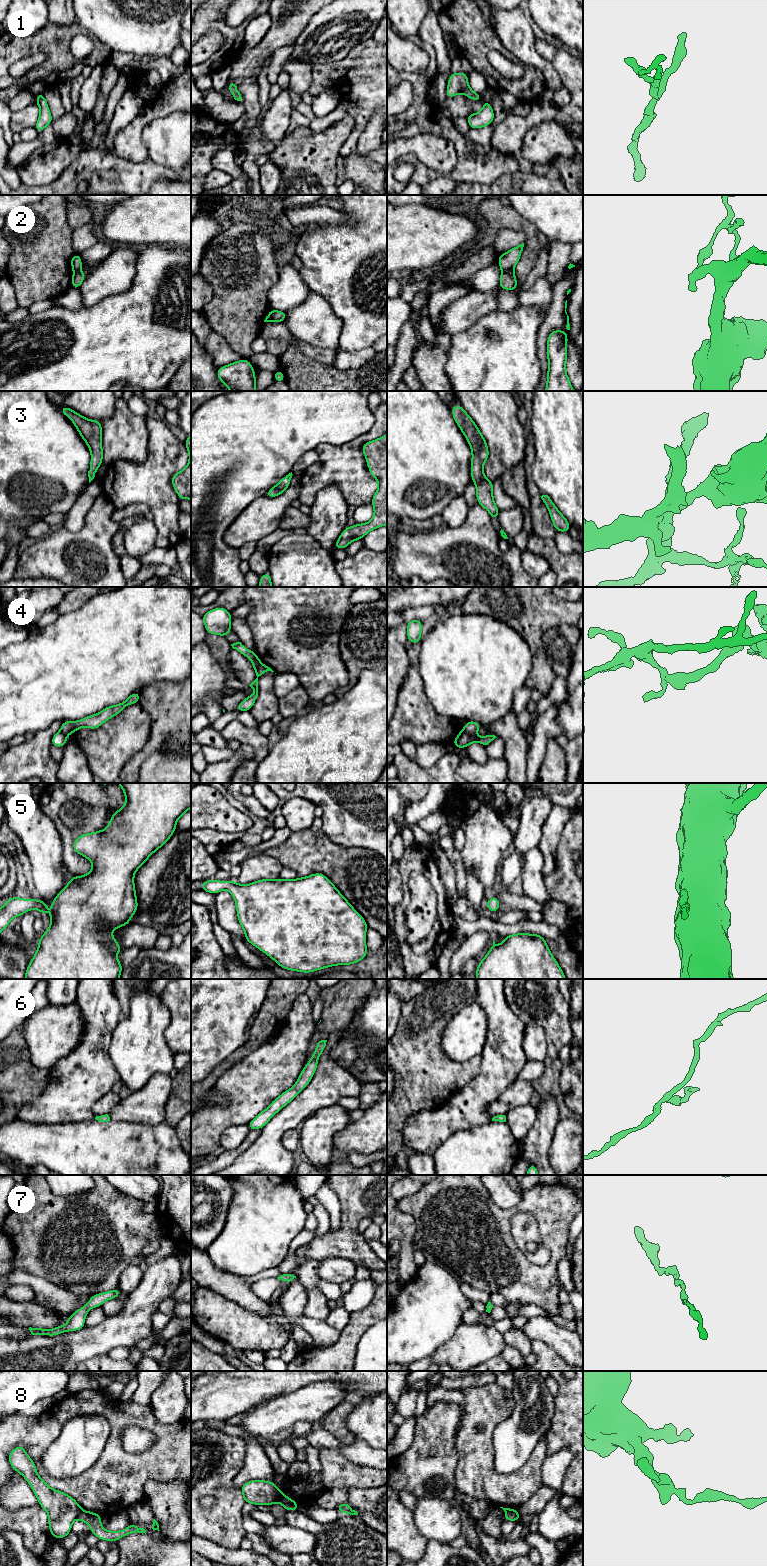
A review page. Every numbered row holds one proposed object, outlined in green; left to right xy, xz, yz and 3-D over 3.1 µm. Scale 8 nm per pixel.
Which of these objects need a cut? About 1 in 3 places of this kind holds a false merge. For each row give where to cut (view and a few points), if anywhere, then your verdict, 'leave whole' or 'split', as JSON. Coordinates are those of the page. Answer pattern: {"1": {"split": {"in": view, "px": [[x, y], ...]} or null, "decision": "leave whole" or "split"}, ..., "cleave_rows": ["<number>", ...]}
{"1": {"split": null, "decision": "leave whole"}, "2": {"split": {"in": "yz", "px": [[512, 268], [506, 268], [502, 271]]}, "decision": "split"}, "3": {"split": null, "decision": "leave whole"}, "4": {"split": {"in": "xz", "px": [[262, 664], [257, 669], [257, 676]]}, "decision": "split"}, "5": {"split": null, "decision": "leave whole"}, "6": {"split": null, "decision": "leave whole"}, "7": {"split": null, "decision": "leave whole"}, "8": {"split": {"in": "xz", "px": [[278, 1490], [275, 1501]]}, "decision": "split"}, "cleave_rows": ["2", "4", "8"]}

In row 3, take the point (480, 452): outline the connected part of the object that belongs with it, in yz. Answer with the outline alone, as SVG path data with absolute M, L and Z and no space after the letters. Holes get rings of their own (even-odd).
M461 403L450 409L455 422L471 448L471 480L476 485L477 502L490 513L493 521L497 520L500 510L493 499L493 482L488 480L483 472L483 466L489 457L487 442Z

